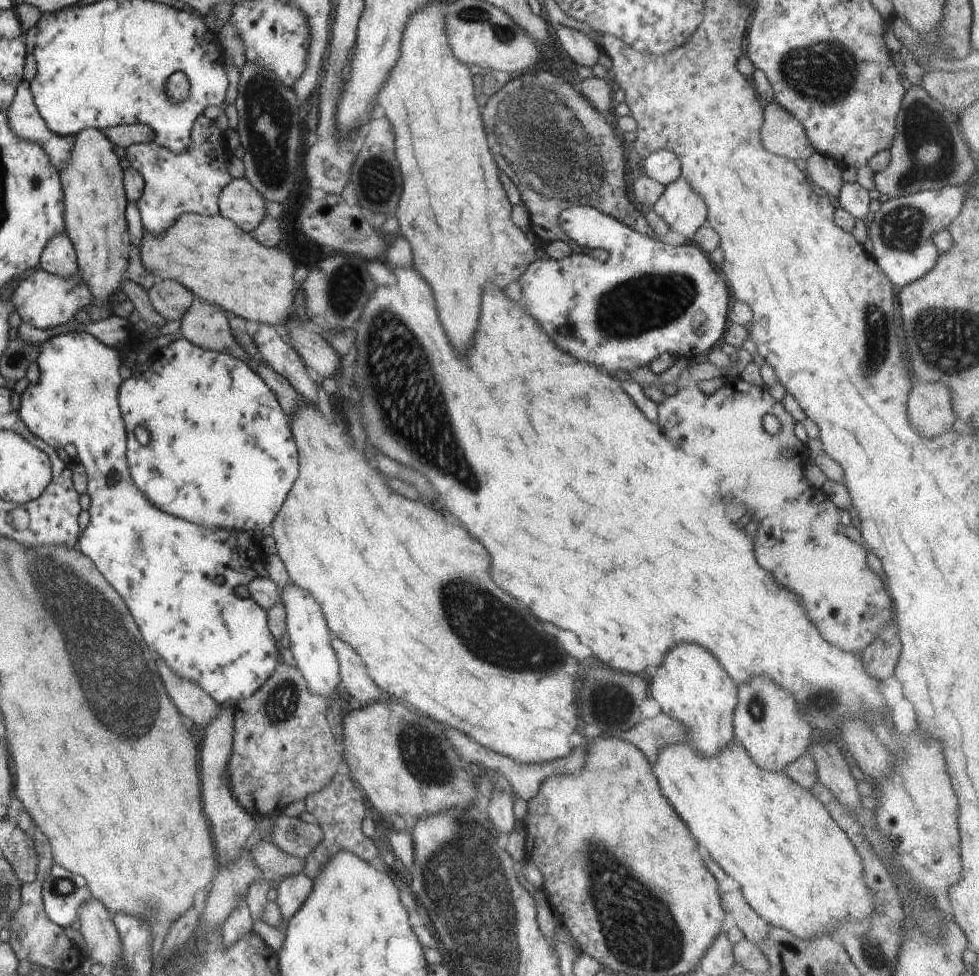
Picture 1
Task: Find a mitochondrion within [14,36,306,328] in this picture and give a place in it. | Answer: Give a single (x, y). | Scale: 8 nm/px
(266, 110)

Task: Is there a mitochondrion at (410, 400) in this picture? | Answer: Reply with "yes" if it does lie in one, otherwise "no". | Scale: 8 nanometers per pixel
yes

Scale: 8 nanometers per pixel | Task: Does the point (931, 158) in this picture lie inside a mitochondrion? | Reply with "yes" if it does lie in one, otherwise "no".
yes

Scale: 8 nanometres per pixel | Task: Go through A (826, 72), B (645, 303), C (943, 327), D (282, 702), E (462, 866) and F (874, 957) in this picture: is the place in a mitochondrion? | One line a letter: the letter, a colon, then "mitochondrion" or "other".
A: mitochondrion
B: mitochondrion
C: mitochondrion
D: mitochondrion
E: mitochondrion
F: mitochondrion

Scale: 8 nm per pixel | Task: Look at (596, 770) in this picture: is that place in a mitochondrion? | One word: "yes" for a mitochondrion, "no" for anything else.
no

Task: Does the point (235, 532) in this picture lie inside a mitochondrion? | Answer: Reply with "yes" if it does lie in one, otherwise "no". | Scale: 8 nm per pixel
no

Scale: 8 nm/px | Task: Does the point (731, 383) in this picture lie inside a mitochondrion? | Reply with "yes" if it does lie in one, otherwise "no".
no

